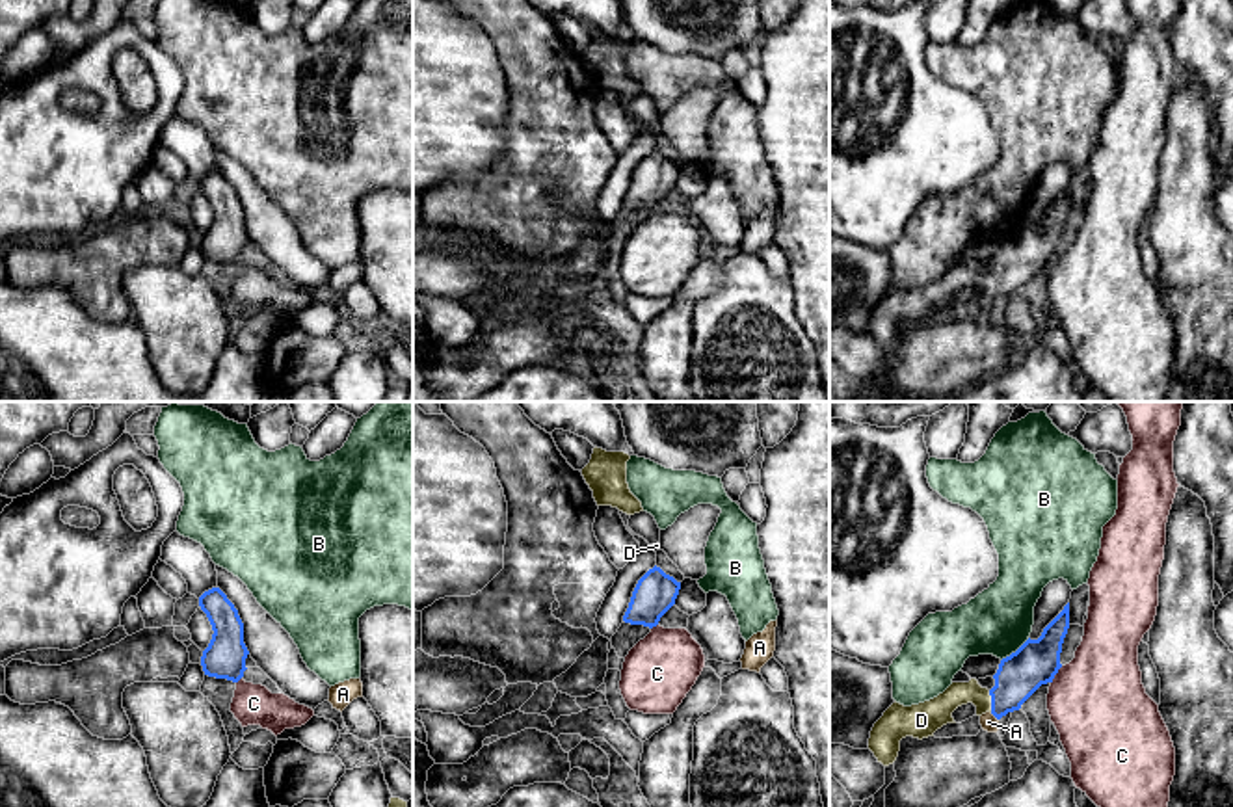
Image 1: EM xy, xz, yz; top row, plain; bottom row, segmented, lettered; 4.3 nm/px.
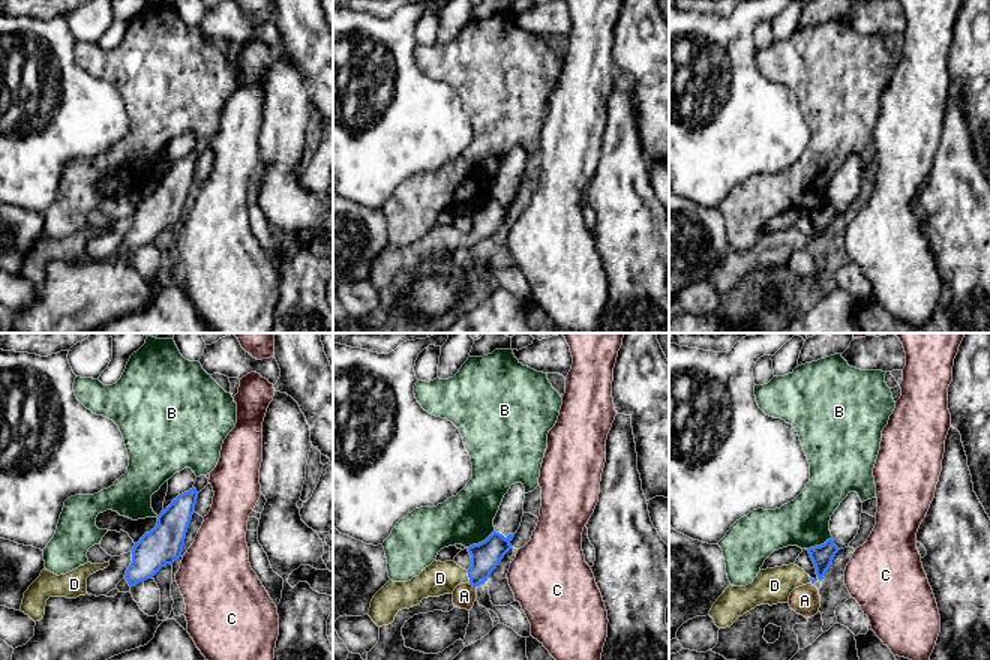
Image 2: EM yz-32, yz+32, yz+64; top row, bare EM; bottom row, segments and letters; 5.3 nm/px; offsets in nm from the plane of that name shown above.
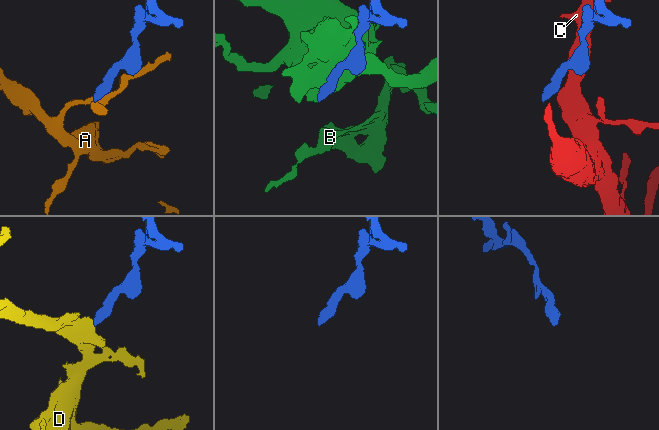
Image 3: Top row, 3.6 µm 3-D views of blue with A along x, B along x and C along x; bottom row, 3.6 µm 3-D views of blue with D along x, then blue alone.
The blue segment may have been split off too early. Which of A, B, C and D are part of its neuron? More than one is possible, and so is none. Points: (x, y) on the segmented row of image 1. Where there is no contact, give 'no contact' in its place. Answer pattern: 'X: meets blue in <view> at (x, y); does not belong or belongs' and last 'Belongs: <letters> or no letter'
A: meets blue in yz at (994, 714); does not belong
B: meets blue in yz at (1016, 651); does not belong
C: meets blue in yz at (1055, 674); does not belong
D: meets blue in yz at (992, 701); belongs
Belongs: D

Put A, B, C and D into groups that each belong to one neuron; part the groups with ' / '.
A / B / C / D

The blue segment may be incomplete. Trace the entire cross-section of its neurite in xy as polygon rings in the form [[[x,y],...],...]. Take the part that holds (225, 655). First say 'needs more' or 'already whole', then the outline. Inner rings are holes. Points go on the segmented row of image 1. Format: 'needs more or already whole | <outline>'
already whole | [[[219,588],[205,591],[199,597],[199,606],[214,630],[201,656],[205,675],[238,682],[247,669],[245,658],[249,655],[238,610]]]

